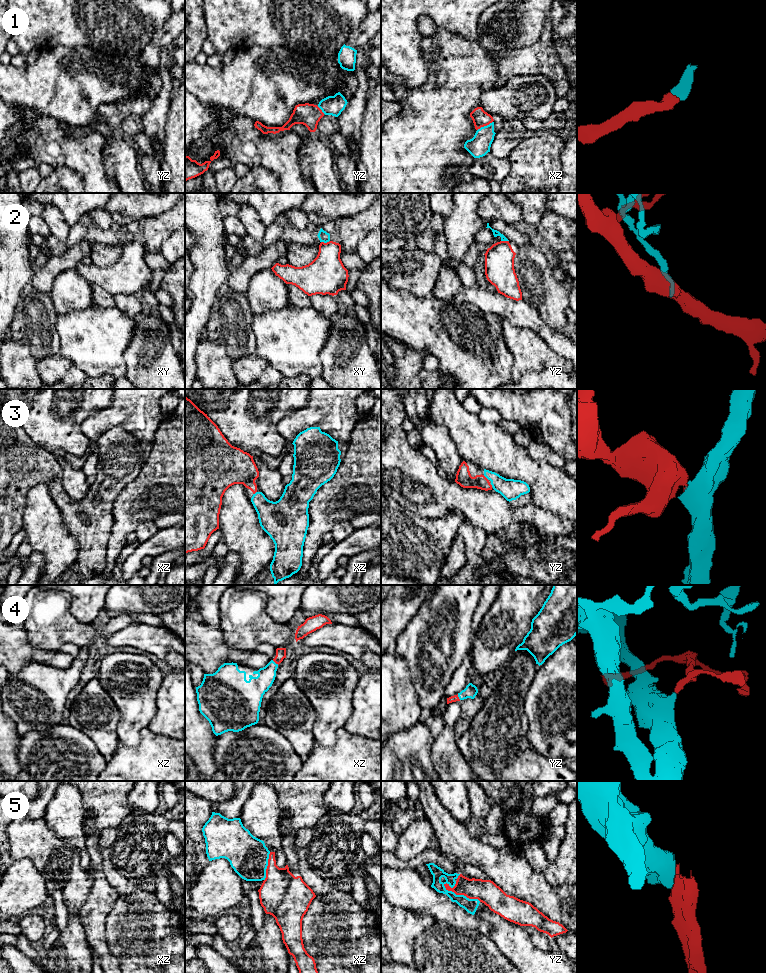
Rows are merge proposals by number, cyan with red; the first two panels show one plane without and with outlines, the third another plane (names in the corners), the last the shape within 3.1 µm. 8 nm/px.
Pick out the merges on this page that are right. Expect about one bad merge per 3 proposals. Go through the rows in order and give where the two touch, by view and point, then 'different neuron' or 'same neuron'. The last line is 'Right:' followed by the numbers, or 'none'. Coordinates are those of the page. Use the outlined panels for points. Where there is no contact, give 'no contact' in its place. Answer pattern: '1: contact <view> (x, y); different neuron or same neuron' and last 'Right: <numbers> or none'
1: contact xz (484, 126); same neuron
2: contact xy (325, 242); different neuron
3: contact yz (486, 477); same neuron
4: contact xz (274, 662); same neuron
5: contact yz (461, 895); different neuron
Right: 1, 3, 4

